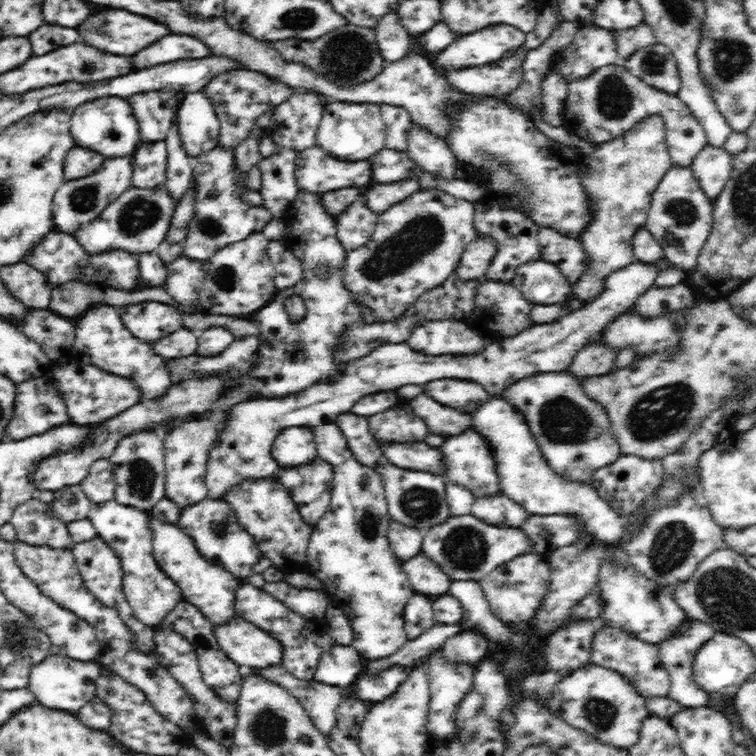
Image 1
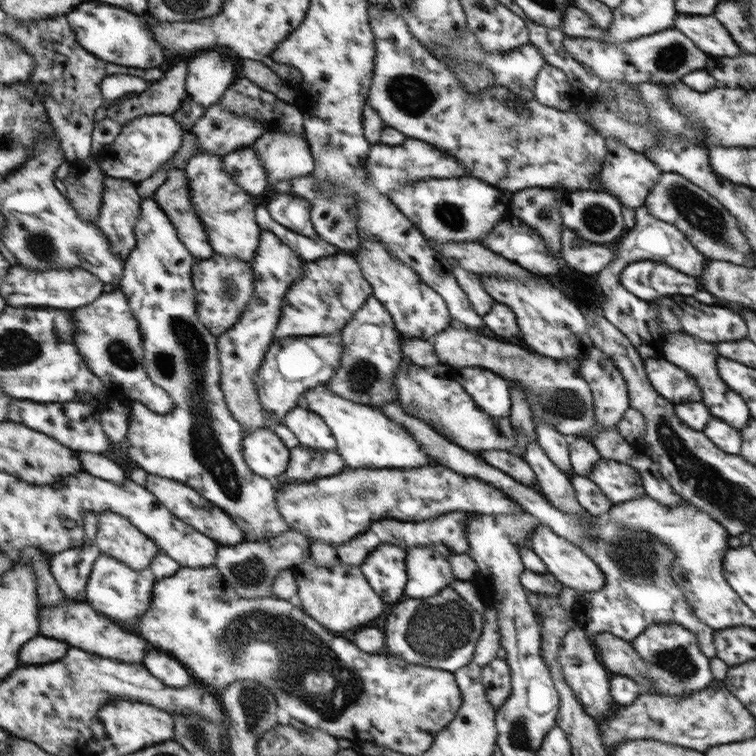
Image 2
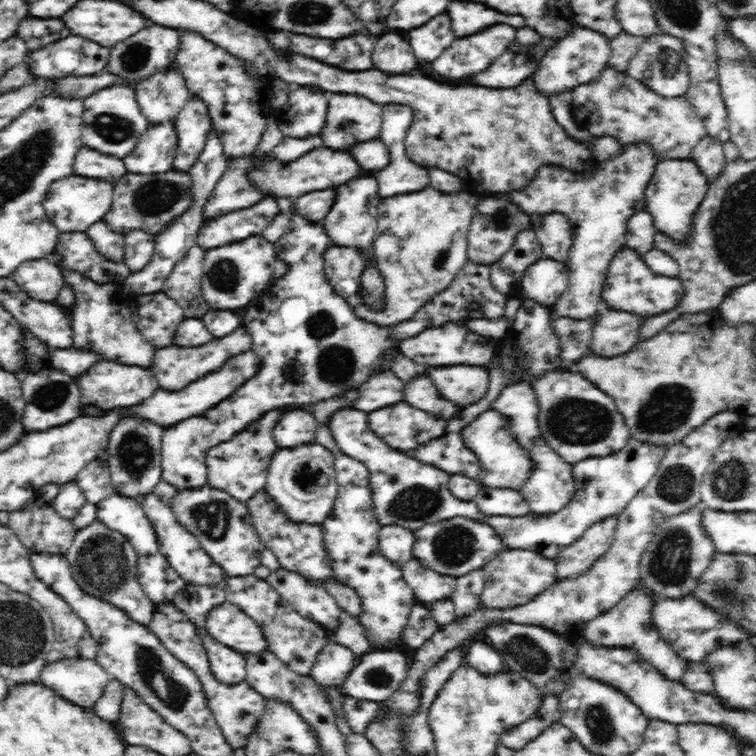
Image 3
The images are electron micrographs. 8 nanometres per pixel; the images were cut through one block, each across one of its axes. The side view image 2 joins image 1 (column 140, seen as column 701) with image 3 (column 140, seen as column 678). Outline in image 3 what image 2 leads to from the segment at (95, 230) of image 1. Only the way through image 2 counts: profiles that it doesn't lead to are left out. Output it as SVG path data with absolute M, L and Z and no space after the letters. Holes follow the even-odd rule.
M172 169L158 174L126 173L114 185L110 211L104 222L112 231L125 236L133 230L142 230L157 235L175 218L187 212L192 202L192 181L188 173Z

